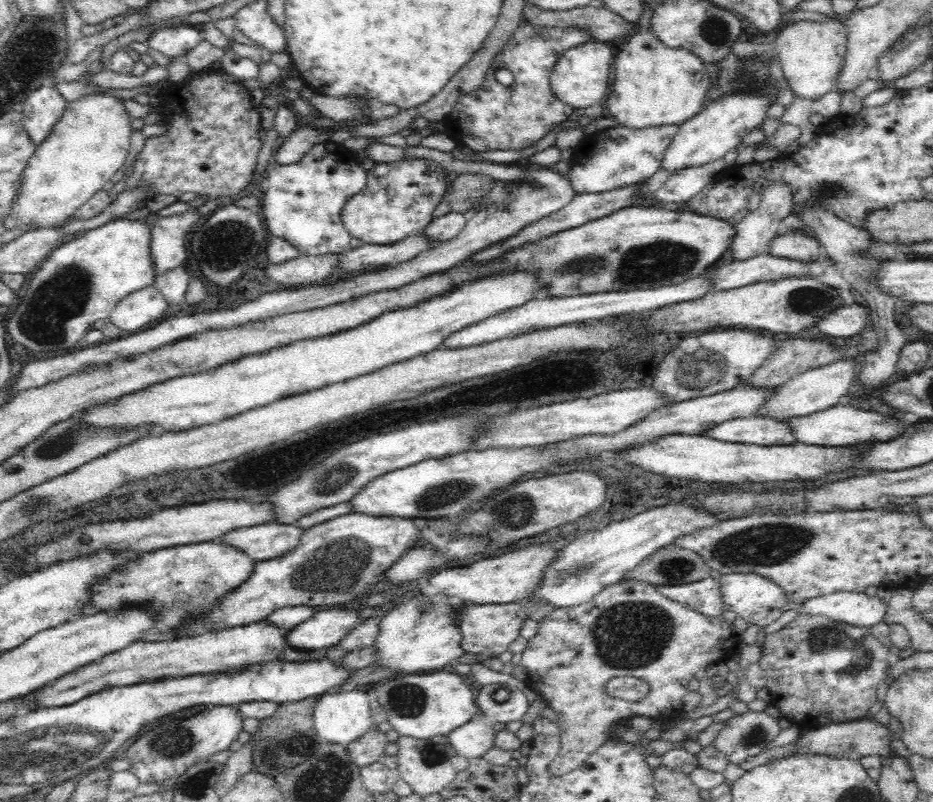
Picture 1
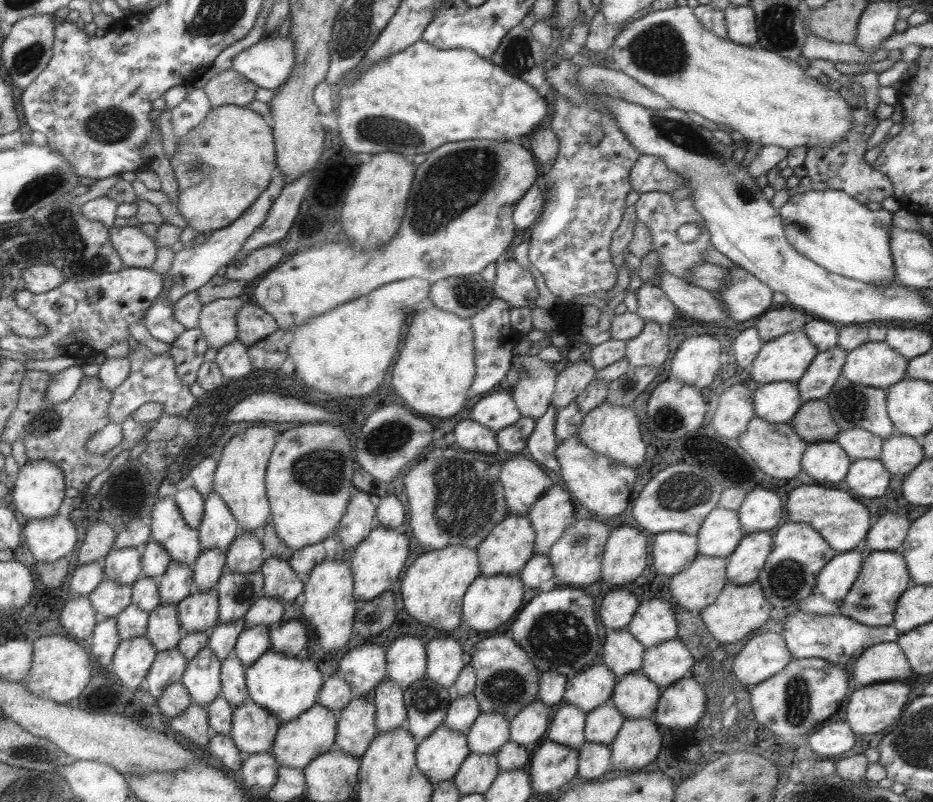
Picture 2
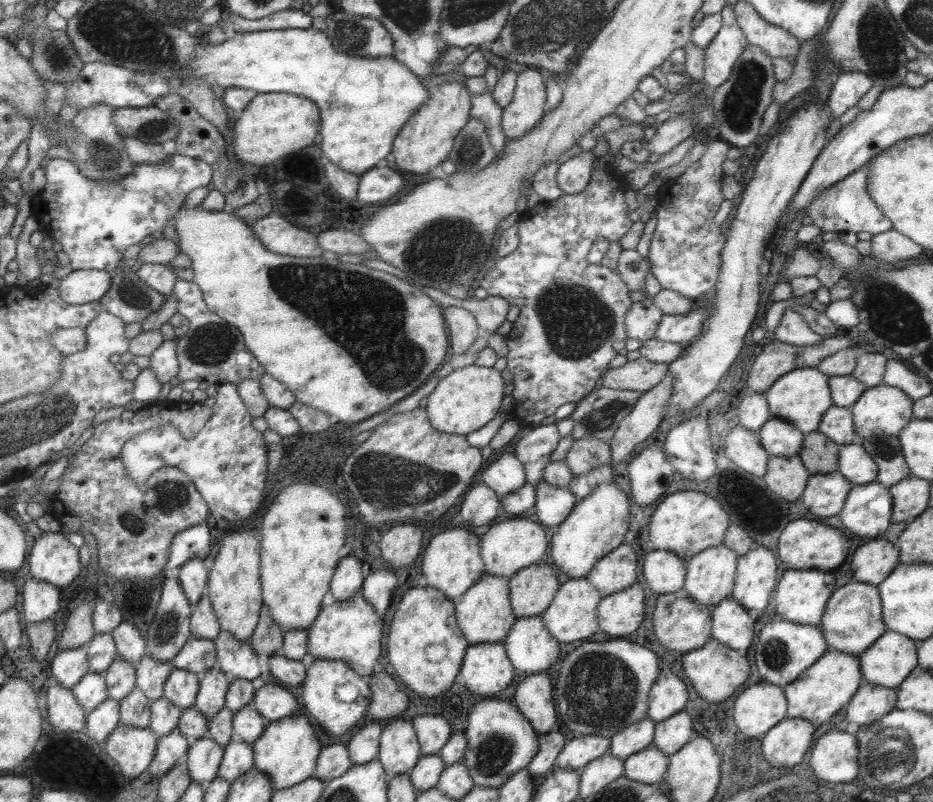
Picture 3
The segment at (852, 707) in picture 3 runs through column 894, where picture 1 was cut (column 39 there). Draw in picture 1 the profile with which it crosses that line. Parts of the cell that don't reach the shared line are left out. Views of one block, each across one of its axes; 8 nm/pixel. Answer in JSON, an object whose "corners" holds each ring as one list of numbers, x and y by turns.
{"corners":[[266,620,247,625,226,627,220,630,202,630,196,636,180,637,171,641,148,642,144,639,130,643,118,652,107,654,100,660,81,666,39,691,30,694,34,709,38,707,65,706,76,703,86,696,114,687,131,686,148,681,162,681,208,675,233,668,244,668,280,659,290,644,287,641,288,628,278,628]]}

